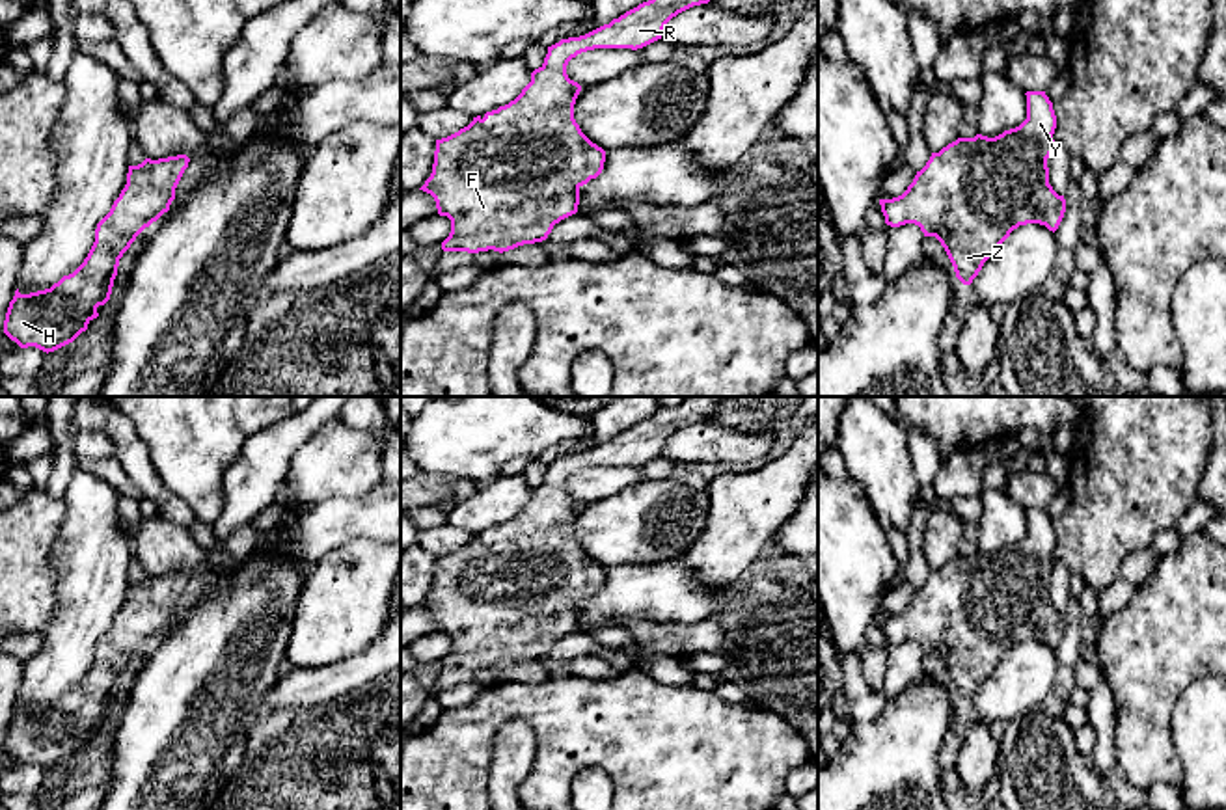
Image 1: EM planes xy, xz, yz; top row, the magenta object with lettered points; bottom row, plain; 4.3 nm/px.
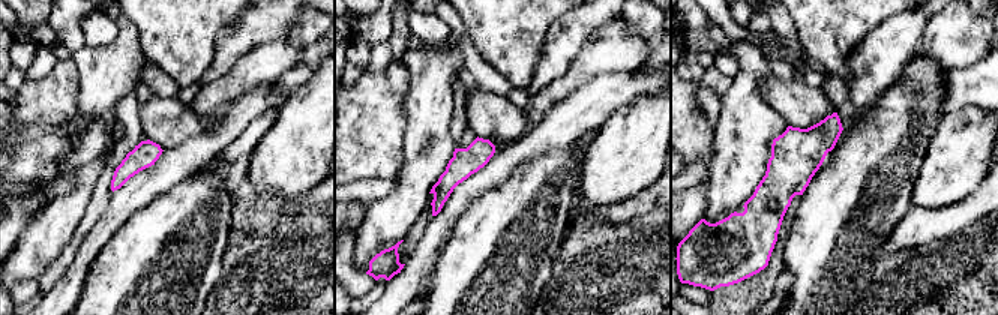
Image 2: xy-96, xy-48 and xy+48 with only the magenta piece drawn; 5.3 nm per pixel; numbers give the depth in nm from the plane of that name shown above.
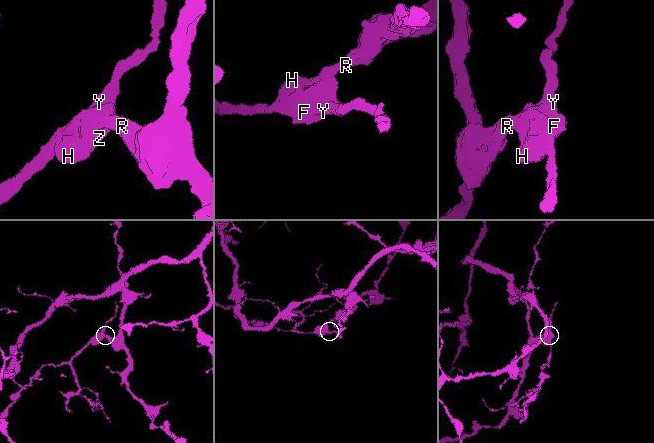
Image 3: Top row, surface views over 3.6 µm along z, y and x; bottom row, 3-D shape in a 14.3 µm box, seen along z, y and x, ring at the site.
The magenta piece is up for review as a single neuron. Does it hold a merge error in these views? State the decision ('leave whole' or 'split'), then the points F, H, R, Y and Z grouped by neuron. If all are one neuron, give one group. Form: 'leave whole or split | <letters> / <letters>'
leave whole | F H R Y Z

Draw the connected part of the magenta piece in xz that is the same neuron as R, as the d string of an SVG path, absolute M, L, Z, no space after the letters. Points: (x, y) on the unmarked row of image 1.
M686 397L674 408L660 408L609 441L585 452L561 456L548 464L544 480L531 490L531 499L505 523L477 533L458 549L436 557L432 590L419 605L436 618L440 633L451 637L443 668L509 668L548 655L553 642L578 629L579 605L596 596L606 568L593 560L574 536L581 503L568 495L566 482L594 466L643 466L663 452L665 441L678 430L708 421L723 397Z

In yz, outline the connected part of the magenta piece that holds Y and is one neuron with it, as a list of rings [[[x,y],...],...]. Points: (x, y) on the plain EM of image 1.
[[[1027,508],[1027,536],[995,555],[976,551],[958,555],[932,570],[926,583],[917,588],[907,607],[892,616],[879,616],[885,641],[900,644],[915,641],[924,654],[935,654],[945,665],[956,695],[971,702],[984,680],[1010,654],[1027,641],[1045,642],[1056,648],[1066,616],[1049,601],[1047,575],[1055,564],[1056,533],[1045,508]]]

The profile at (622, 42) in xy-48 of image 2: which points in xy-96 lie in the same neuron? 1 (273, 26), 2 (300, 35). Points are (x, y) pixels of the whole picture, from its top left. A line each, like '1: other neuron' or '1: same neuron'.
1: other neuron
2: other neuron

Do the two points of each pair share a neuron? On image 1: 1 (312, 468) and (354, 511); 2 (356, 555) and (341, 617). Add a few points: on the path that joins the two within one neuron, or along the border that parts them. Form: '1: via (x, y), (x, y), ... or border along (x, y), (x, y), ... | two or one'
1: border along (381, 479), (358, 496), (317, 499), (299, 509) | two
2: via (358, 570), (358, 578), (349, 589), (345, 602) | one

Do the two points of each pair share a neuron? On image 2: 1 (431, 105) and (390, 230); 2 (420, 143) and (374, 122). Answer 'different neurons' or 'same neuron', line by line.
1: same neuron
2: different neurons

